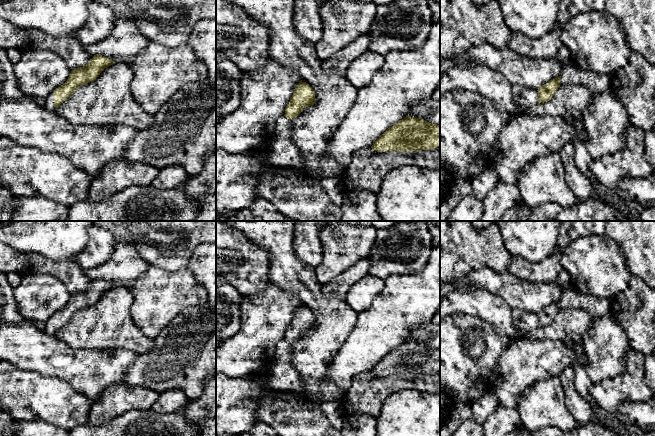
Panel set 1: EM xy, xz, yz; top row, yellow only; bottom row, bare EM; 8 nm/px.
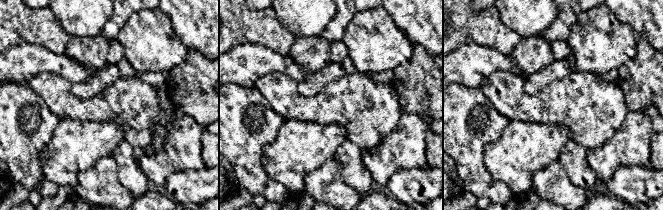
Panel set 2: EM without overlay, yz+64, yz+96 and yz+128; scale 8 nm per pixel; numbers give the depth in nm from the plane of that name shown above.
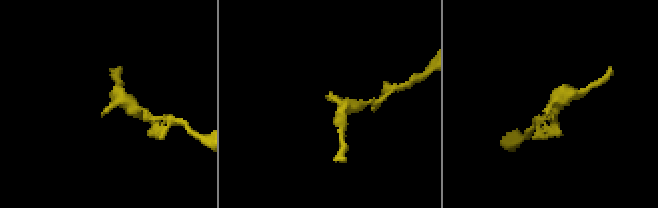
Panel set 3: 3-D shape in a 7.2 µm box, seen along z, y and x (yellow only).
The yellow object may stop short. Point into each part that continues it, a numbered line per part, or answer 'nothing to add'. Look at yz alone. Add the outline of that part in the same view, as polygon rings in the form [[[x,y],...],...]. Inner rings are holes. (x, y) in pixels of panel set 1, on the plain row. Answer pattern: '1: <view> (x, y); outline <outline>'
1: yz (524, 321); outline [[[513,309],[513,322],[520,333],[529,333],[538,328],[538,312]]]

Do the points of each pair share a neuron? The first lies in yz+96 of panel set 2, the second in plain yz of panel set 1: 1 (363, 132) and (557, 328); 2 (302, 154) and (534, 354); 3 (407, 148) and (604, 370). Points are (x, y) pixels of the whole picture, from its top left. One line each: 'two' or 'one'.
1: one
2: one
3: two

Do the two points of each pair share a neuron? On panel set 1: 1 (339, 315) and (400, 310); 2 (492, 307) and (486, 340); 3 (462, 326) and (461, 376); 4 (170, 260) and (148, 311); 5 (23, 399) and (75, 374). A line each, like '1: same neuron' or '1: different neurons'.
1: different neurons
2: different neurons
3: same neuron
4: different neurons
5: different neurons

